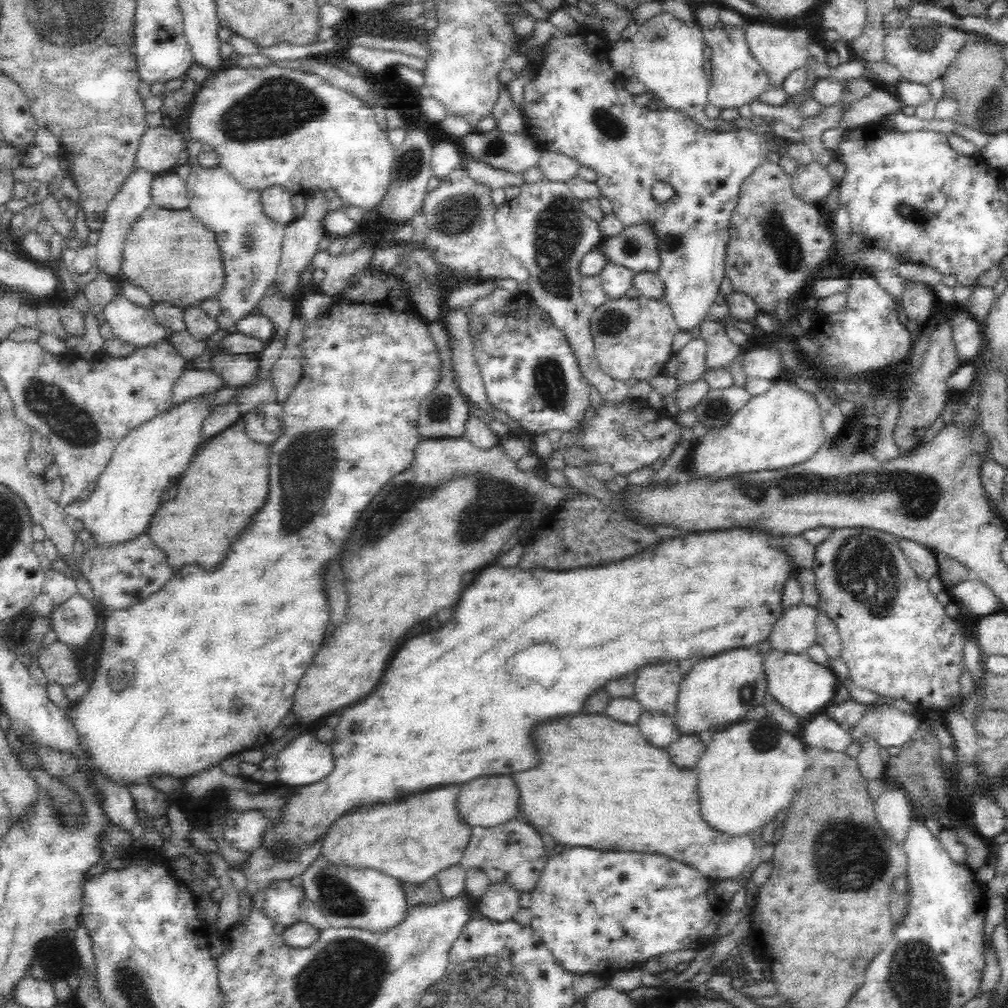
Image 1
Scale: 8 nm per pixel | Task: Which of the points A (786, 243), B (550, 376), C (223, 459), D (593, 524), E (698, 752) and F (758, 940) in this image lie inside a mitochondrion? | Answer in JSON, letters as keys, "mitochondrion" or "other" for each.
{"A":"mitochondrion","B":"mitochondrion","C":"other","D":"other","E":"other","F":"other"}

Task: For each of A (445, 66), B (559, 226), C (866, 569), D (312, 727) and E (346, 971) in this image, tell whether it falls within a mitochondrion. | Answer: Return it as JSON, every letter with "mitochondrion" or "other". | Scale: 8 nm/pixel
{"A":"other","B":"mitochondrion","C":"mitochondrion","D":"other","E":"mitochondrion"}

